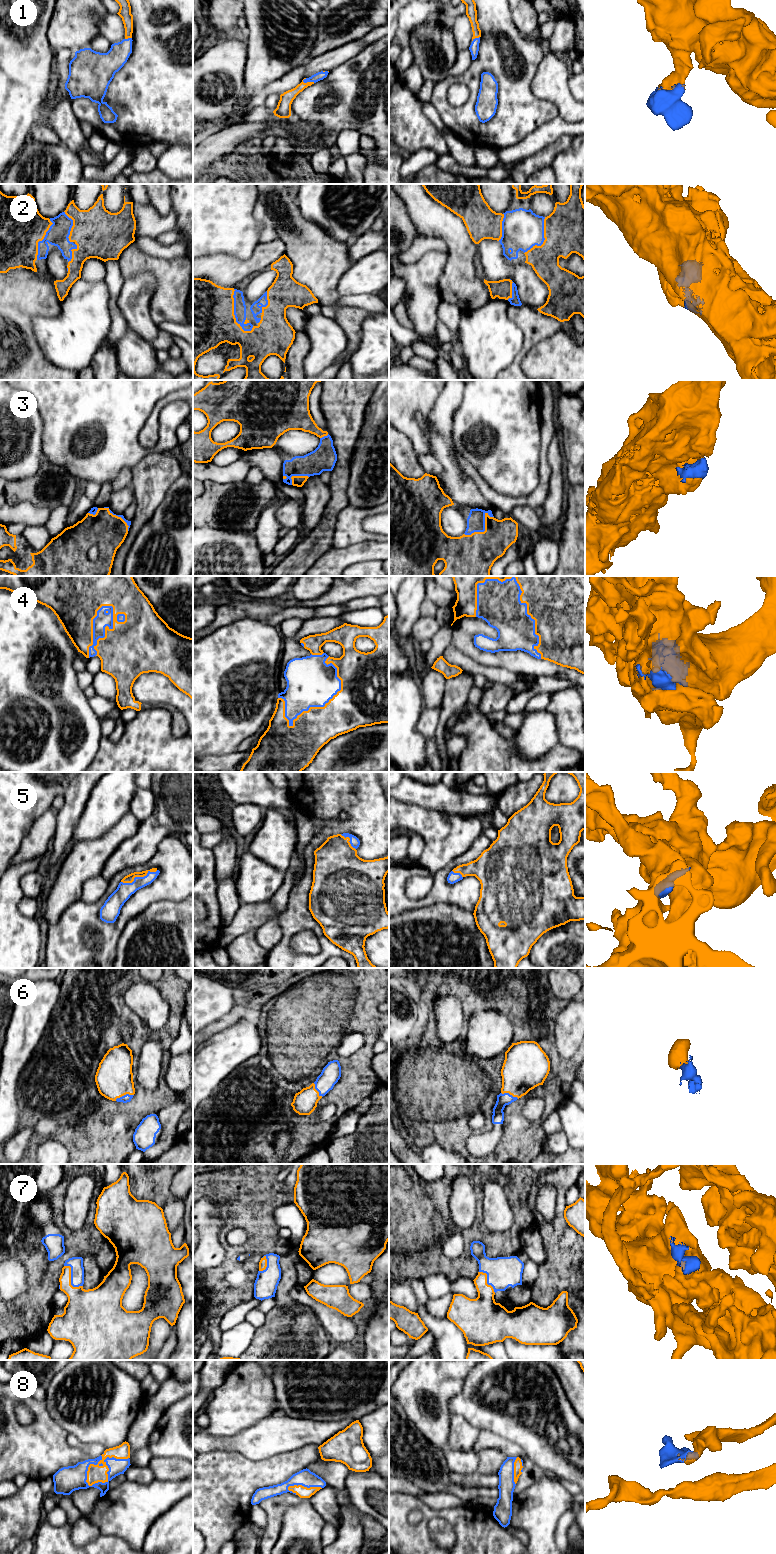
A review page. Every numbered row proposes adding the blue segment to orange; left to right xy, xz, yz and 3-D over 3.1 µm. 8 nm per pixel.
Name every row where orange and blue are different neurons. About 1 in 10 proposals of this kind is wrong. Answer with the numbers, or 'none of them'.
none of them

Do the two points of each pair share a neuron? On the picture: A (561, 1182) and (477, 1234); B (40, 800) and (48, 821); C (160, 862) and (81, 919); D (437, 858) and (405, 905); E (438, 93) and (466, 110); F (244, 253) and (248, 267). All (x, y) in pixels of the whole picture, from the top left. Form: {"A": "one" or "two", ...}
{"A": "two", "B": "two", "C": "one", "D": "two", "E": "one", "F": "two"}

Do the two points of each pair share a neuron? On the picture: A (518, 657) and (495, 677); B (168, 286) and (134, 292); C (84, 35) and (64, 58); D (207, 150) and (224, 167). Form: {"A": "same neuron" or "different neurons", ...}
{"A": "different neurons", "B": "different neurons", "C": "different neurons", "D": "different neurons"}

